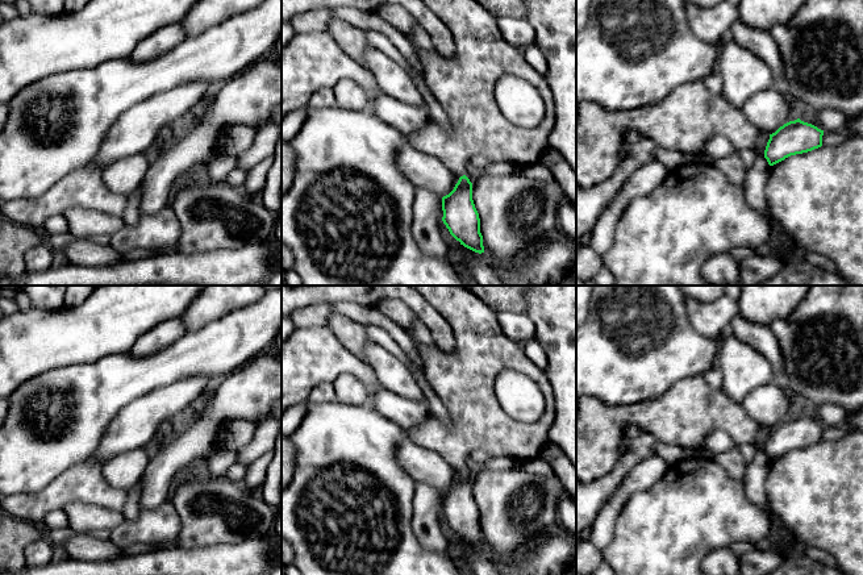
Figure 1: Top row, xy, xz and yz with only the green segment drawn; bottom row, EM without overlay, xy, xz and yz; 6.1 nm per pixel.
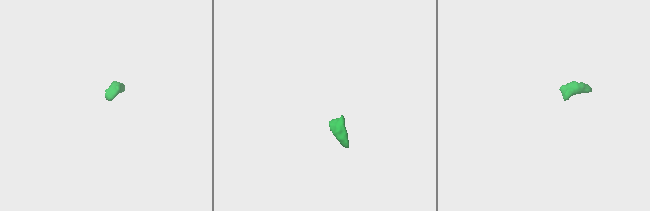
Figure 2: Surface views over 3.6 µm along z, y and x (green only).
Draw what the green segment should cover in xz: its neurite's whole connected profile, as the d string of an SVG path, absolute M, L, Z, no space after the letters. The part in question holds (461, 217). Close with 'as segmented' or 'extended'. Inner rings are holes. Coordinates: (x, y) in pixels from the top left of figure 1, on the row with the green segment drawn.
M421 0L450 30L455 42L451 58L439 55L434 49L421 49L413 43L422 64L422 78L435 100L447 114L449 129L432 117L426 124L412 132L407 142L413 147L438 158L459 178L454 189L442 197L442 221L450 234L464 247L484 253L480 218L472 200L472 183L466 176L470 158L483 154L493 163L512 162L526 167L539 161L549 147L549 137L555 125L555 108L551 89L545 75L537 72L525 59L524 51L508 43L499 26L497 17L491 14L475 0ZM504 75L514 75L537 88L546 104L546 114L535 128L512 124L500 111L495 96L495 86Z; extended

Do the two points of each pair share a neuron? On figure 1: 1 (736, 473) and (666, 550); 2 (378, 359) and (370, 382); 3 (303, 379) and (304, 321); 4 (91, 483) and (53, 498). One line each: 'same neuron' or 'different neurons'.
1: different neurons
2: different neurons
3: different neurons
4: same neuron

